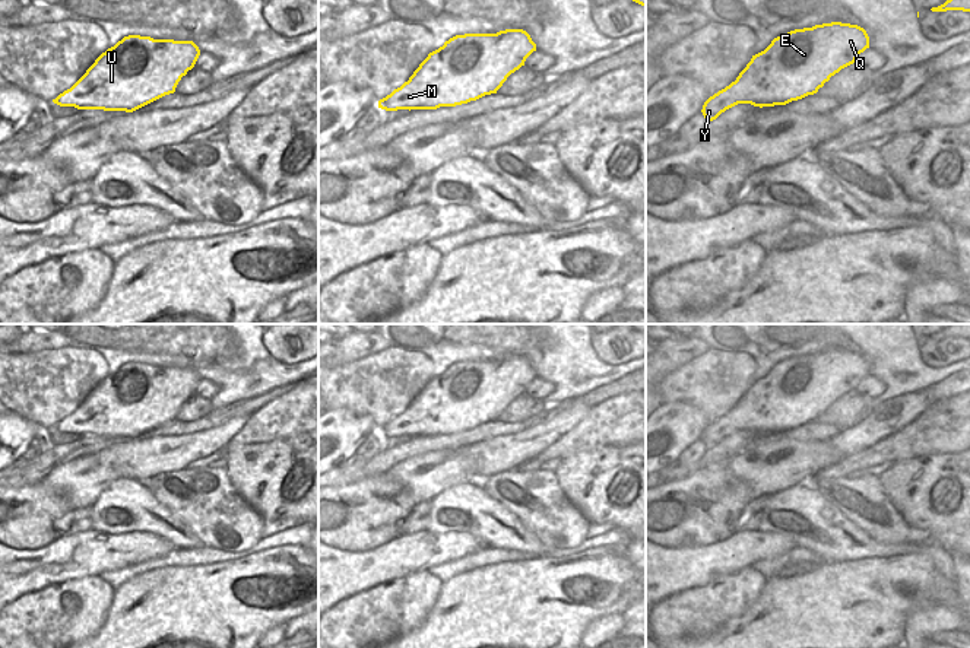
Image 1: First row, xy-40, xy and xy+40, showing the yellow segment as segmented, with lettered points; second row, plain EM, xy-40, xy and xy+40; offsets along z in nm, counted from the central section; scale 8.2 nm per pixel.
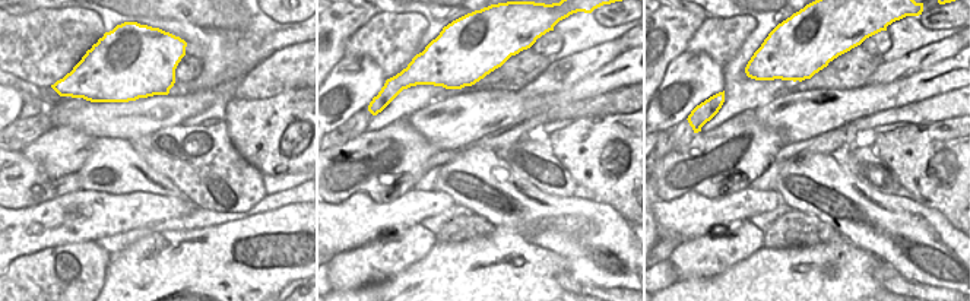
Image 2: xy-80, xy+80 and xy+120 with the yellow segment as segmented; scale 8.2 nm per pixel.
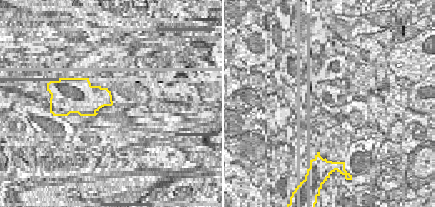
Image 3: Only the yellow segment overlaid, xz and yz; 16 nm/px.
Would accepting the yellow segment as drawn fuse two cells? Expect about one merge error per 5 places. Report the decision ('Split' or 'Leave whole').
Leave whole

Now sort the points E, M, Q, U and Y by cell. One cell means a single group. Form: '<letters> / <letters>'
E M Q U Y

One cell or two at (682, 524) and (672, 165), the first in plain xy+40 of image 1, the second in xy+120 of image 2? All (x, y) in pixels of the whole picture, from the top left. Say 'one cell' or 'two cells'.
one cell

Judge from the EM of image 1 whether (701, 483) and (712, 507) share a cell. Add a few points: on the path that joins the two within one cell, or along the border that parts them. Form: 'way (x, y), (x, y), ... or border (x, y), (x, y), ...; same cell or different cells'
way (704, 489), (709, 501); same cell

